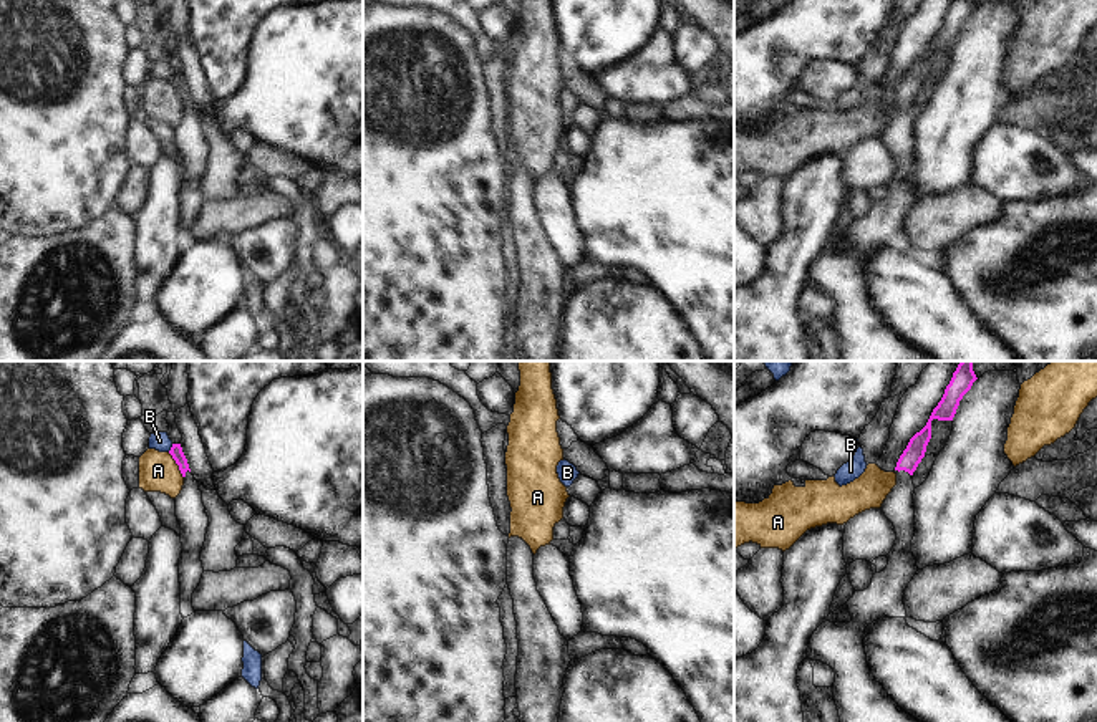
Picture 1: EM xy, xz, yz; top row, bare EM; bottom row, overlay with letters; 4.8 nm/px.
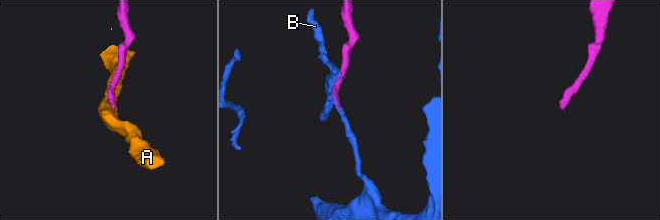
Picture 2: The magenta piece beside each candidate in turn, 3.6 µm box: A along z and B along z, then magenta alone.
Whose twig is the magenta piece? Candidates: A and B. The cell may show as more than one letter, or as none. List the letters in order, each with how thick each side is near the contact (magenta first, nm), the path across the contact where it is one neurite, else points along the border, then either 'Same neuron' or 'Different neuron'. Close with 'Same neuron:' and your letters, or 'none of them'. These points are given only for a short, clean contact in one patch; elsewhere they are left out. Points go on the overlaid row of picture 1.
A: Thickness 60 nm (magenta) against 190 nm. Boundary: xy (168, 452), (183, 477). Different neuron
B: Thickness 60 nm (magenta) against 90 nm. Boundary: xy (173, 444), (168, 451). Different neuron
Same neuron: none of them

